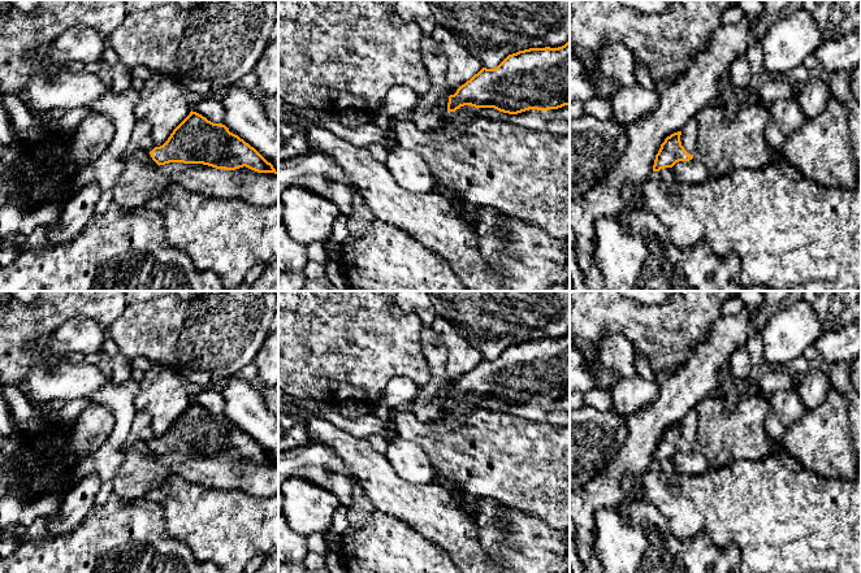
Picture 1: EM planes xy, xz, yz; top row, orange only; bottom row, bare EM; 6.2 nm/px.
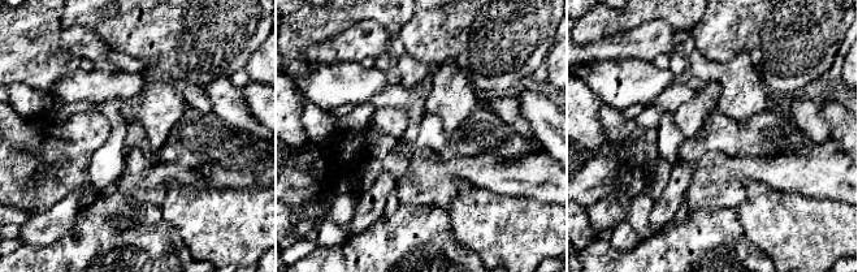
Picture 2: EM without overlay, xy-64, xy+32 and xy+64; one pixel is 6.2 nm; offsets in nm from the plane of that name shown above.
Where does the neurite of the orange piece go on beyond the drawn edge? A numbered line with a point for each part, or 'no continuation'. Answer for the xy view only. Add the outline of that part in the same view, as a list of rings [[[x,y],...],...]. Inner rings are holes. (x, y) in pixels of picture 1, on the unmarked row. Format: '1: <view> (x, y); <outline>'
1: xy (141, 429); [[[138,409],[130,427],[130,439],[126,443],[130,444],[133,439],[139,439],[151,443],[155,439],[151,426],[151,417],[147,412]]]

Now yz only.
1: yz (688, 428); [[[691,409],[682,421],[680,433],[687,444],[693,446],[696,442],[698,416],[696,409]]]

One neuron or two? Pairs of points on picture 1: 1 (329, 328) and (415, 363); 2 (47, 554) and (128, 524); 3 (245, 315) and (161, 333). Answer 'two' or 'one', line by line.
1: one
2: one
3: one

